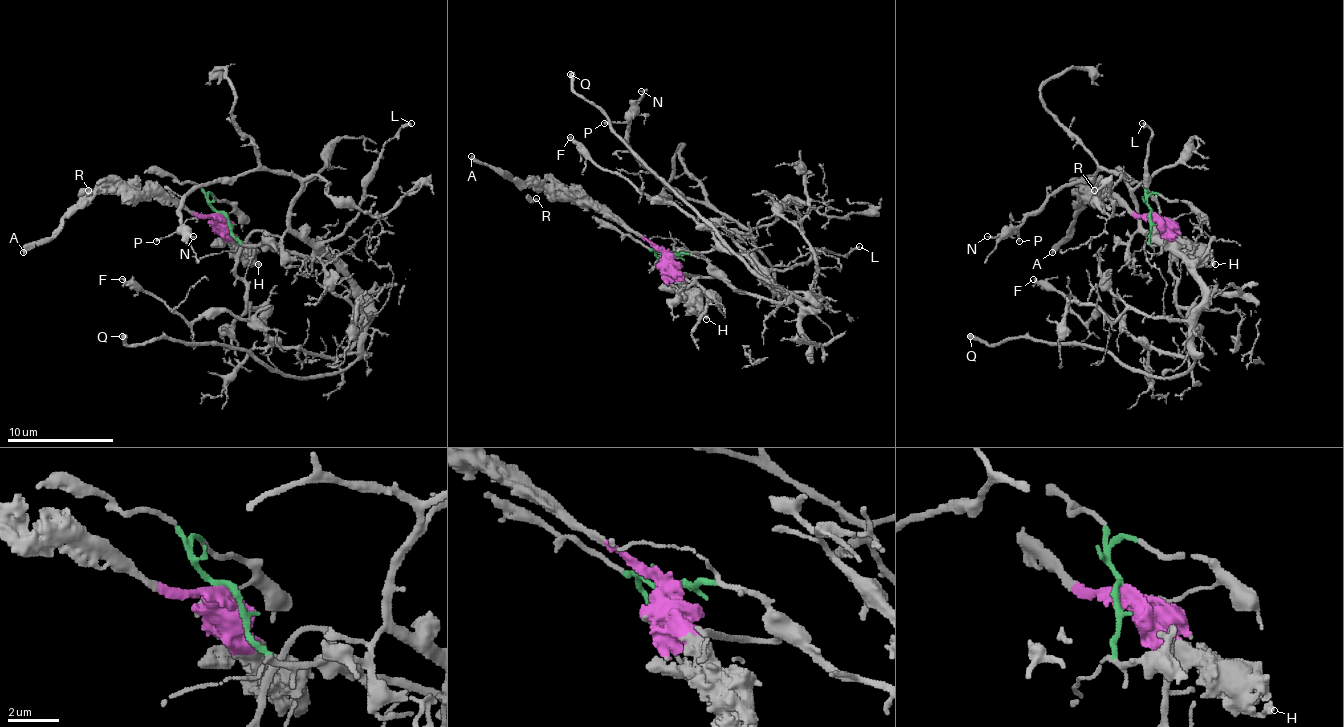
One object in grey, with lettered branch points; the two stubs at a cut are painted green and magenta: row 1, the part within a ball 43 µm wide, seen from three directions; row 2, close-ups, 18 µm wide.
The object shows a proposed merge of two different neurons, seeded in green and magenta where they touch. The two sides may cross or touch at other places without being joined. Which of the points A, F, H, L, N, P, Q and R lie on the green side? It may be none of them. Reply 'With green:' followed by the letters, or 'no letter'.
With green: F, L, N, P, Q

